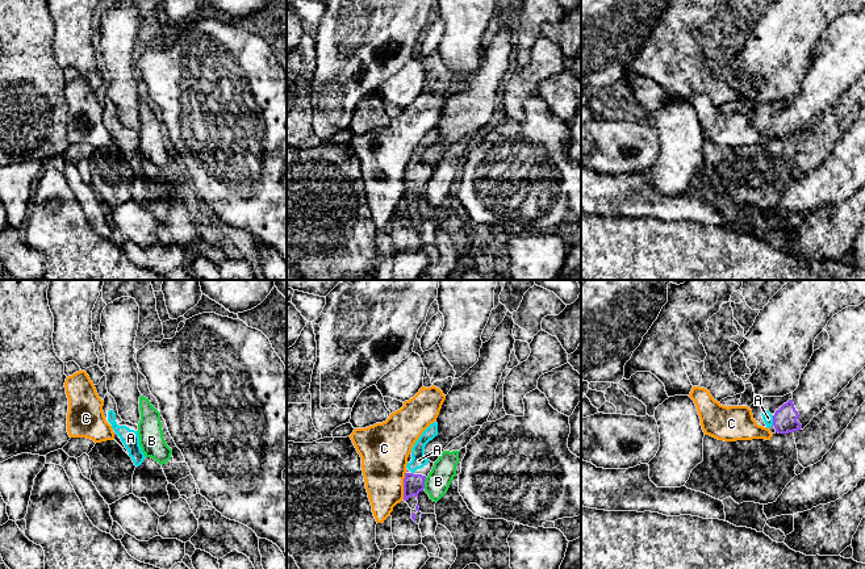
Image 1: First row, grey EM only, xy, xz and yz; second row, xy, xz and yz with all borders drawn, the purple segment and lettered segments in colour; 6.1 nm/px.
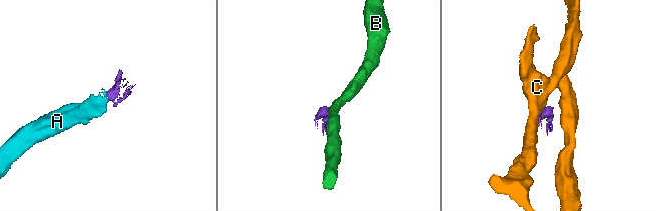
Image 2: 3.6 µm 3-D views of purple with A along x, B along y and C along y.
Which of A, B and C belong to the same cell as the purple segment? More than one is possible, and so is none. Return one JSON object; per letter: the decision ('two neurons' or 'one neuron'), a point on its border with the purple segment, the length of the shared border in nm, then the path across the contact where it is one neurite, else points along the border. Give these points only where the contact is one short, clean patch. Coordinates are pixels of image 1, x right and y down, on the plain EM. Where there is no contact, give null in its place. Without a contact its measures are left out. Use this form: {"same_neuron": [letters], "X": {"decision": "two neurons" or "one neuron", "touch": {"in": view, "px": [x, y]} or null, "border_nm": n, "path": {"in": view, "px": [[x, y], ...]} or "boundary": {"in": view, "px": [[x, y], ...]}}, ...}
{"same_neuron": ["A"], "A": {"decision": "one neuron", "touch": {"in": "yz", "px": [773, 126]}, "border_nm": 60, "path": {"in": "yz", "px": [[785, 124], [782, 126], [773, 126], [768, 124]]}}, "B": {"decision": "two neurons", "touch": {"in": "xz", "px": [423, 188]}, "border_nm": 70}, "C": {"decision": "two neurons", "touch": {"in": "xz", "px": [404, 191]}, "border_nm": 170, "boundary": {"in": "xz", "px": [[405, 178], [402, 204]]}}}

